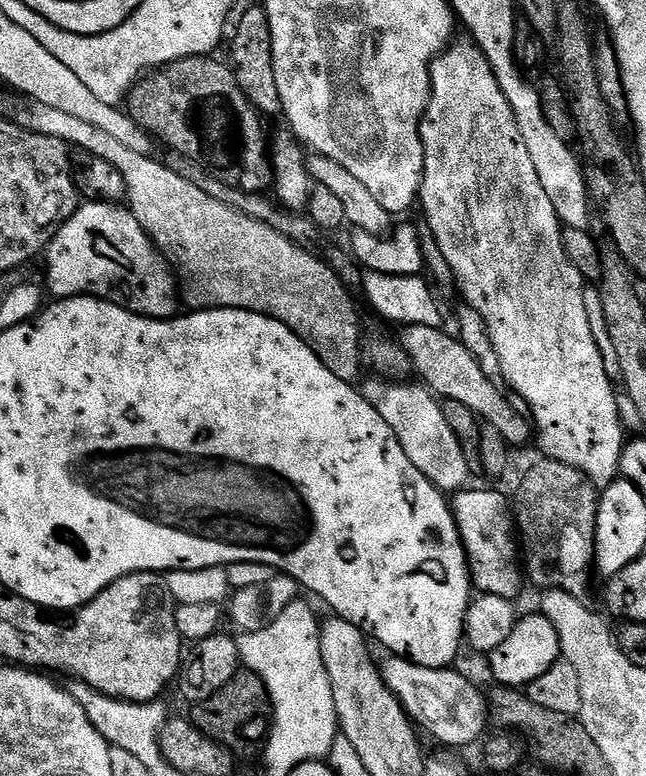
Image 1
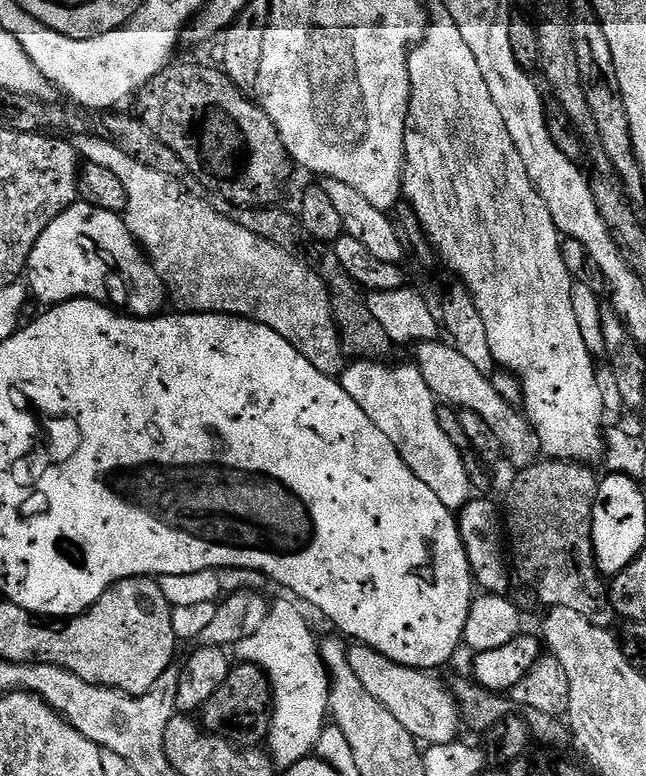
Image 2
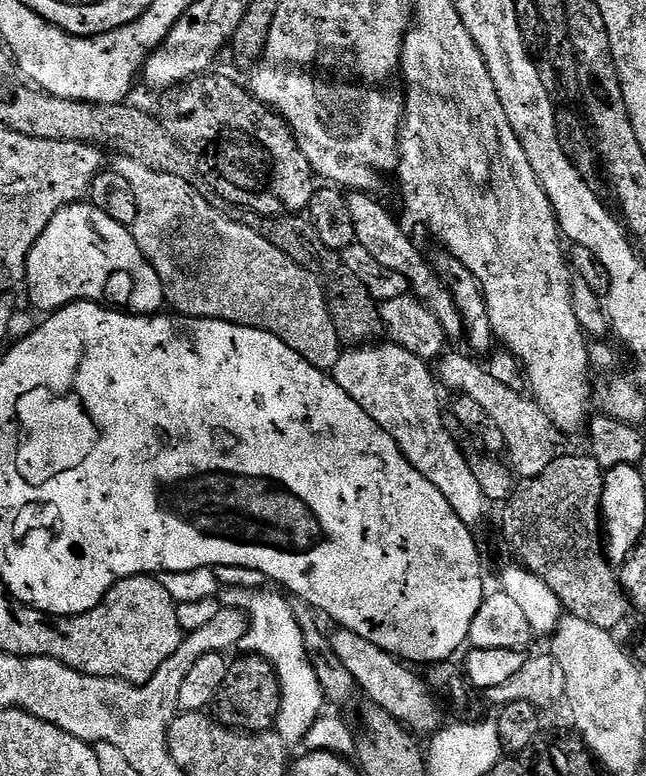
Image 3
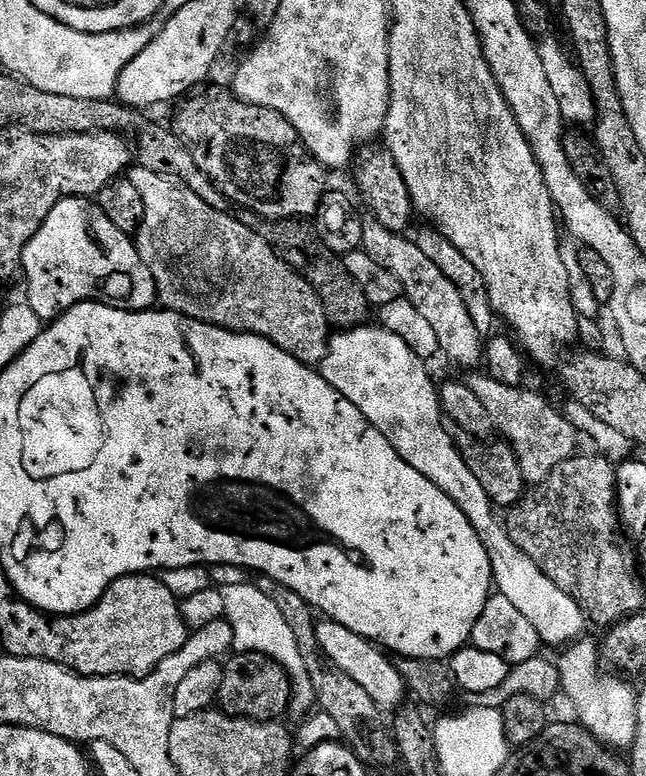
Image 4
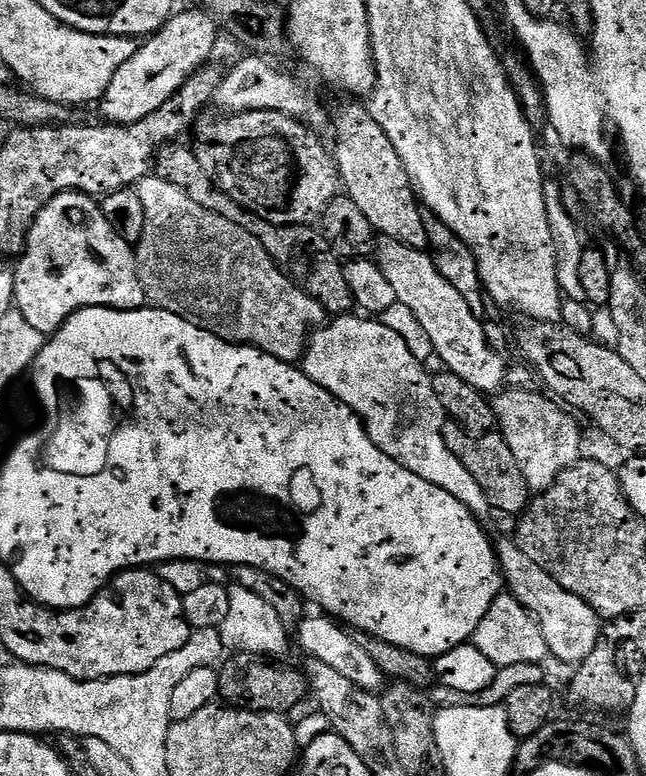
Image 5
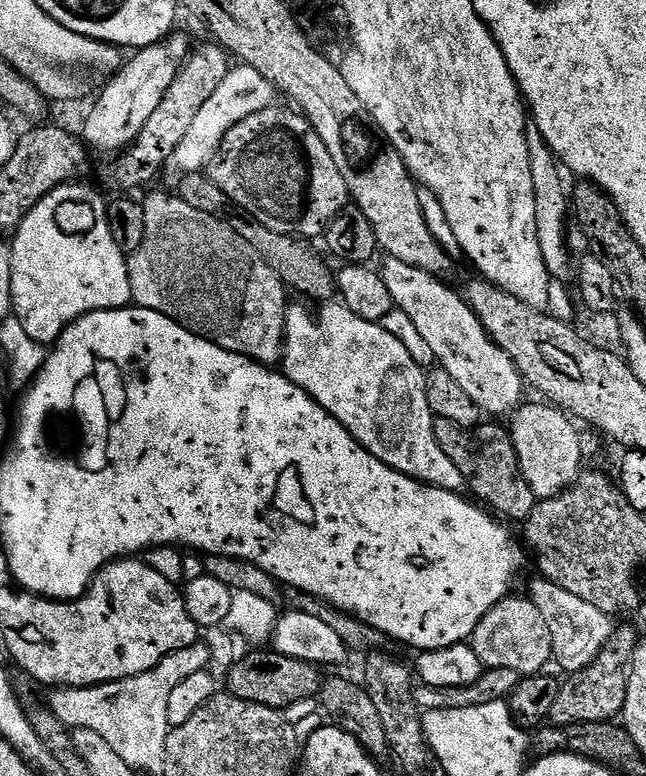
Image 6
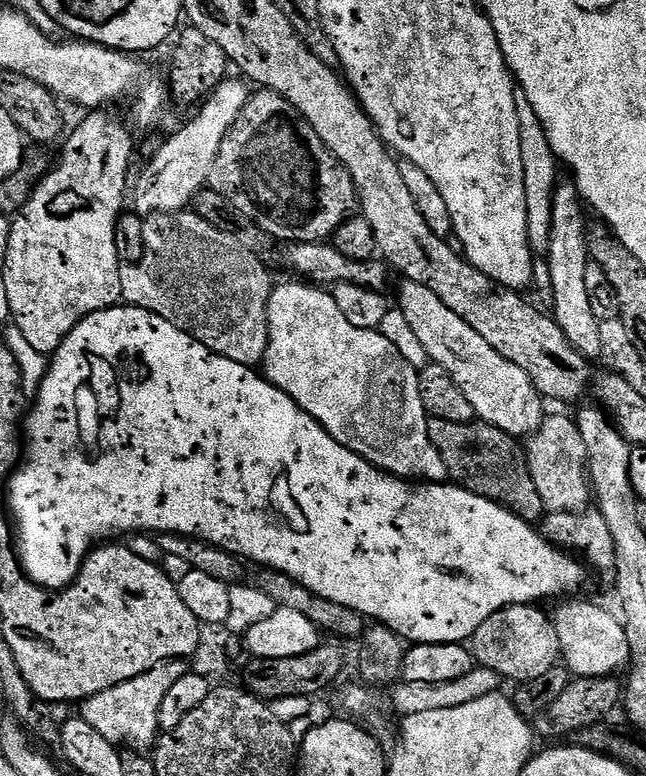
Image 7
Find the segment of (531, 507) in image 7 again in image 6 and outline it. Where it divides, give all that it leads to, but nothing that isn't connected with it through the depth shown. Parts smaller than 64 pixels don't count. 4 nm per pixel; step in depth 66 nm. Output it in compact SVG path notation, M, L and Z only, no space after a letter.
M437 419L436 437L442 450L446 450L446 458L458 466L467 491L472 491L471 495L481 505L487 506L505 521L523 522L536 508L536 495L534 490L530 490L530 482L522 478L522 466L518 466L518 454L514 450L511 431L507 427L499 428L496 425L499 423L488 423L492 424L481 422L474 428L463 428L449 420Z

